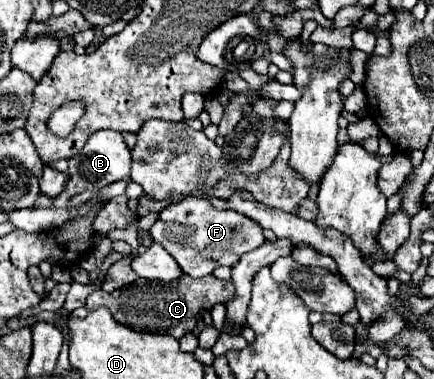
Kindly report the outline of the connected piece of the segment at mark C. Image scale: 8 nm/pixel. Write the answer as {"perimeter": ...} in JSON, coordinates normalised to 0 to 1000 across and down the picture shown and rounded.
{"perimeter":[[[417,723],[408,739],[394,739],[394,744],[316,734],[316,749],[288,755],[265,770],[219,765],[214,776],[205,776],[196,813],[219,818],[228,807],[242,807],[256,818],[270,850],[279,850],[283,860],[297,860],[302,871],[389,881],[417,897],[431,876],[445,876],[468,823],[486,818],[495,802],[523,802],[532,792],[532,776],[541,776],[541,755],[532,755],[532,739],[500,739],[495,728],[440,734],[431,723]]]}

